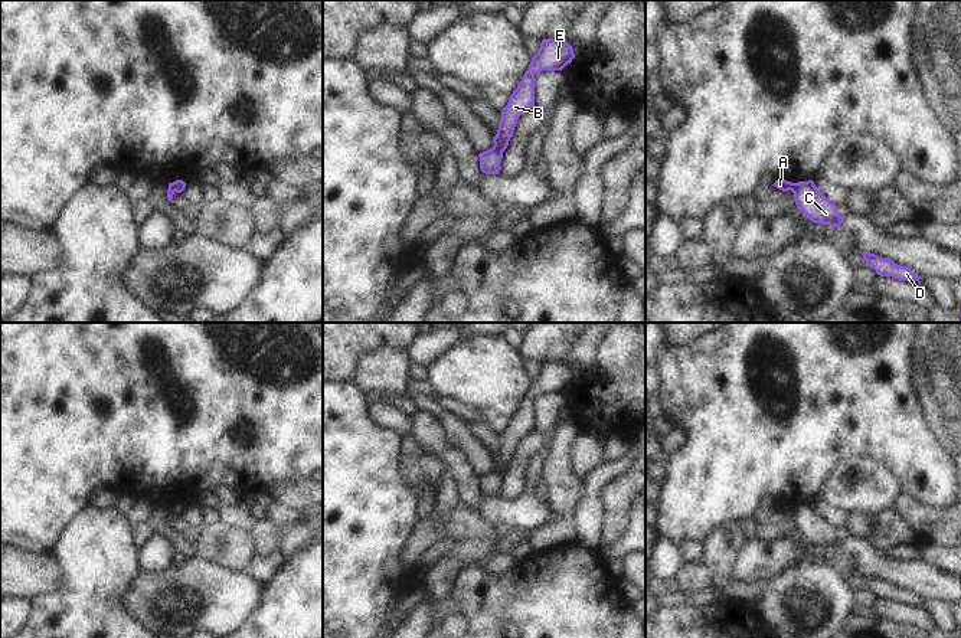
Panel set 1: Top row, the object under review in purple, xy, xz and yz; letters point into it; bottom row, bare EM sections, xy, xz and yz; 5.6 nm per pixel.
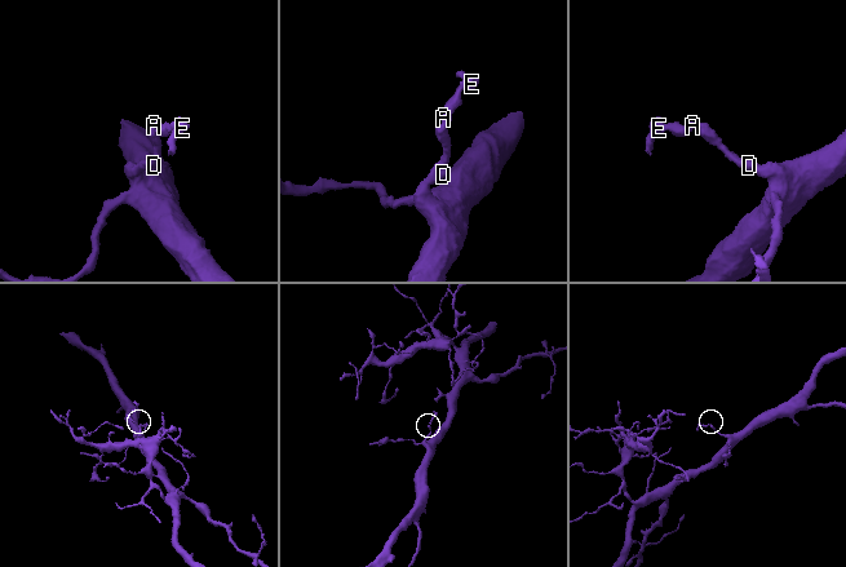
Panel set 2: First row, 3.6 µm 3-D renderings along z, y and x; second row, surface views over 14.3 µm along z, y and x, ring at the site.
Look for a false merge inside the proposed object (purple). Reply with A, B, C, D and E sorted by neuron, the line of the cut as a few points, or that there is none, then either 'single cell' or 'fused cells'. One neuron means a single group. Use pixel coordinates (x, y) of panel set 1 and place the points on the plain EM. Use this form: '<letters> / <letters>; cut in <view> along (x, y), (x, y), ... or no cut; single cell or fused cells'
A B E / C D; cut in xz along (493, 470), (502, 475); fused cells

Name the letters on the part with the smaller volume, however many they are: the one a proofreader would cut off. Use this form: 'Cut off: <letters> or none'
Cut off: A, B, E

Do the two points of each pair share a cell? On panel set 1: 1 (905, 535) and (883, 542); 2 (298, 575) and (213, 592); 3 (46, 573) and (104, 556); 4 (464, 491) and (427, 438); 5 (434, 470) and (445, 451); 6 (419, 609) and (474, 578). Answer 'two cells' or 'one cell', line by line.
1: one cell
2: two cells
3: two cells
4: one cell
5: two cells
6: two cells

